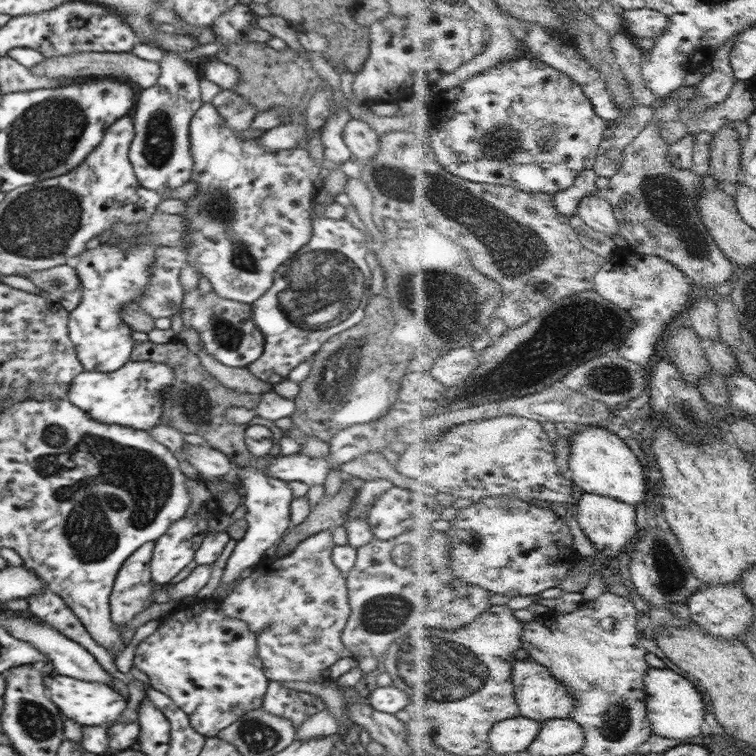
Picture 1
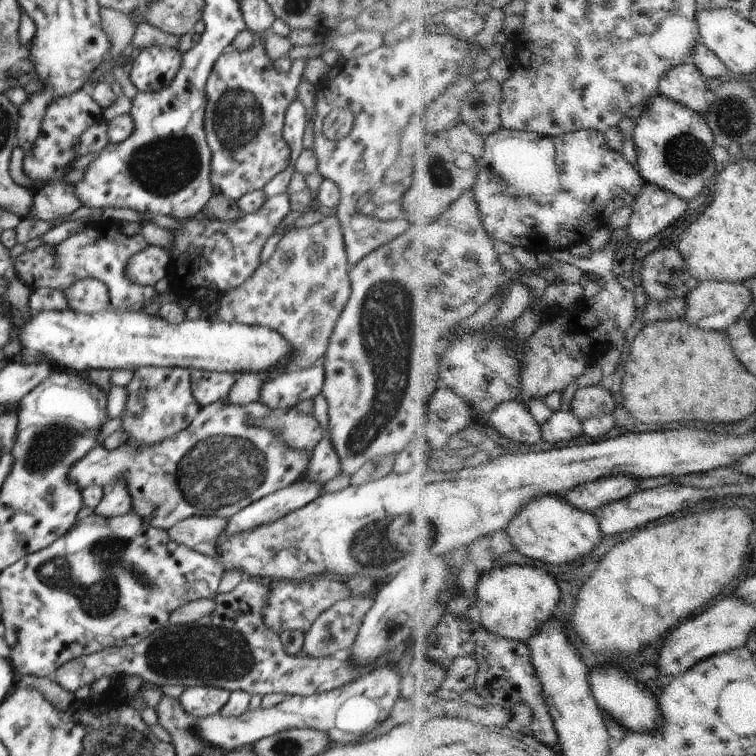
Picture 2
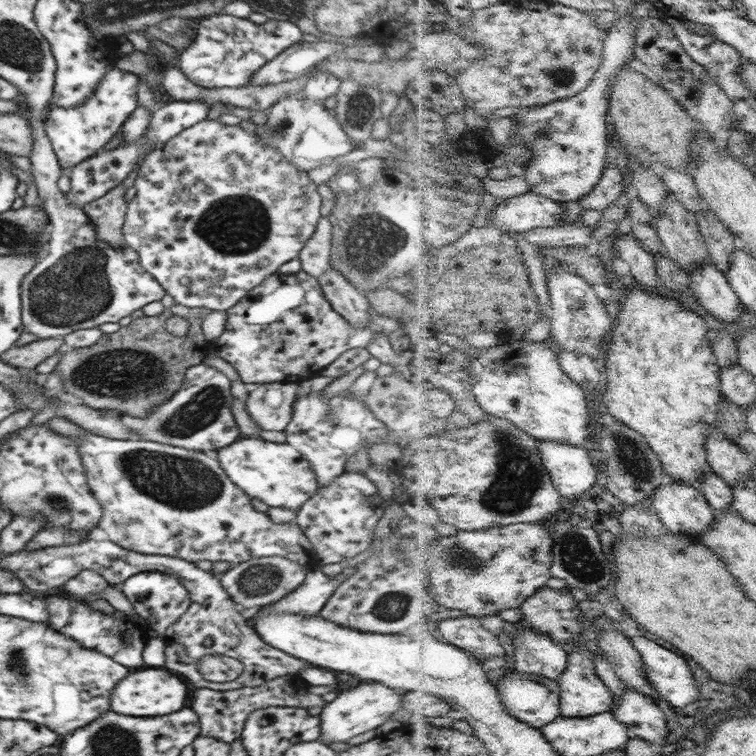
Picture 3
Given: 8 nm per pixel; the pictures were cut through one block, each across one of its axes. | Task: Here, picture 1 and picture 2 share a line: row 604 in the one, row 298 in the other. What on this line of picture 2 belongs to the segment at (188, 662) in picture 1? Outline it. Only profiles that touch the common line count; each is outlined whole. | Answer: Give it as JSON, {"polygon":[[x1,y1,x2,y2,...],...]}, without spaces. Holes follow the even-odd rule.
{"polygon":[[284,193,267,198,256,212,243,214,233,221,211,220,203,215,176,218,178,228,169,230,174,236,174,245,163,249,170,258,167,277,175,284,173,292,179,297,192,298,205,310,210,309,229,290,239,287,254,274,262,264,260,253,264,243,290,210,289,194]]}

